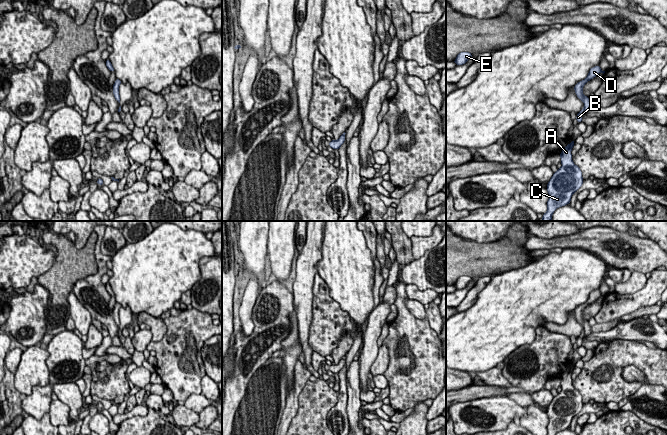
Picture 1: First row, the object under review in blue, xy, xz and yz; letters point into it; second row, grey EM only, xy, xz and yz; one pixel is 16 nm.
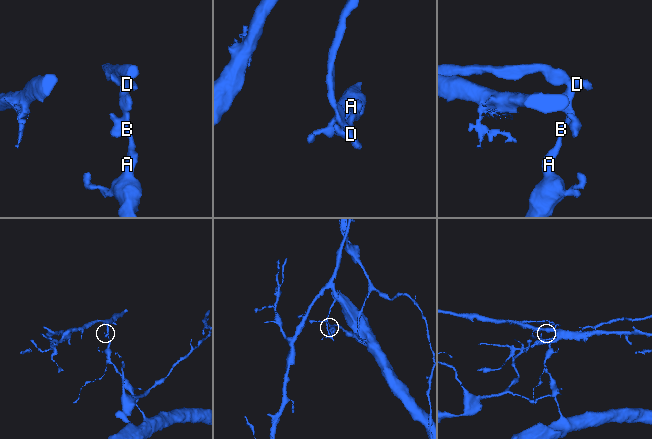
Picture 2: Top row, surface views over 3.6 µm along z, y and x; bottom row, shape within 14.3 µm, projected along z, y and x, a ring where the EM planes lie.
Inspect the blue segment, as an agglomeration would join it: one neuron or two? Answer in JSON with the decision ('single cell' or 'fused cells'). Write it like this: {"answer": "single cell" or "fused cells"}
{"answer": "fused cells"}

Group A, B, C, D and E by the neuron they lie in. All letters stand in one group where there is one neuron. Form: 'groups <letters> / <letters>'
groups A B C / D E

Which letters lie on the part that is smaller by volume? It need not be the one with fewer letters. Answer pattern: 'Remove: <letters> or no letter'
Remove: D, E

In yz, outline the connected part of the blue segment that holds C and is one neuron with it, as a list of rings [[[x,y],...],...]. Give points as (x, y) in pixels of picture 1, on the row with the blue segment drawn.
[[[572,140],[561,152],[561,164],[547,184],[549,199],[547,212],[543,214],[542,221],[552,221],[554,211],[570,203],[572,195],[582,186],[583,177],[580,168],[573,163],[572,148],[575,140]]]

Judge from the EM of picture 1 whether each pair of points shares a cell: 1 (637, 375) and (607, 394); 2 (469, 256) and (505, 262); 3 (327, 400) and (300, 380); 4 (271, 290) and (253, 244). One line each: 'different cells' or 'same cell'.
1: different cells
2: same cell
3: different cells
4: different cells

